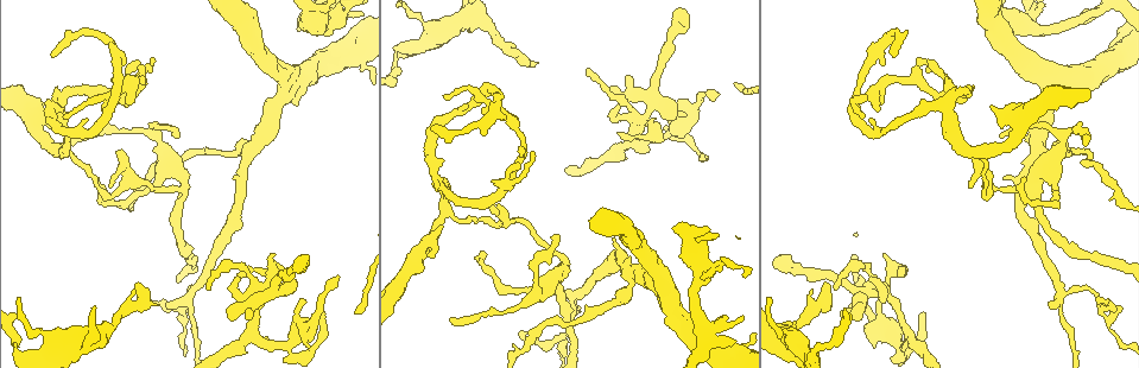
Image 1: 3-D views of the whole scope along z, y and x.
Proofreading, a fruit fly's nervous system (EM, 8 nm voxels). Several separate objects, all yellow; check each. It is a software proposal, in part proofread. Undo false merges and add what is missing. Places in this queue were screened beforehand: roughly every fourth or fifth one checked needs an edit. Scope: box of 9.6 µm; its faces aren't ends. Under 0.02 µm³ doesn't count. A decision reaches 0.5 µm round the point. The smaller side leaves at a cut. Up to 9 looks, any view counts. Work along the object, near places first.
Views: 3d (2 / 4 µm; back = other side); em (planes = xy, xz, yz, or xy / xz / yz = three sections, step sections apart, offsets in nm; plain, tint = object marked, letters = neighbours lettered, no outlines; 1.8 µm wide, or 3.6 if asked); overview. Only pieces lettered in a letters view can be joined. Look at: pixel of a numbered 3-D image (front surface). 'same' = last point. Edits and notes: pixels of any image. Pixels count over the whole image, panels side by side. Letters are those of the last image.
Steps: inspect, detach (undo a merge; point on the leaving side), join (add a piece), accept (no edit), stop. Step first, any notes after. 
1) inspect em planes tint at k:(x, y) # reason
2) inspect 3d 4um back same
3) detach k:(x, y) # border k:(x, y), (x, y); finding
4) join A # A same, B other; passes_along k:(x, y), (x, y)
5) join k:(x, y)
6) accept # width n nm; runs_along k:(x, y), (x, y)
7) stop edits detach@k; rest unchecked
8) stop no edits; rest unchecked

inspect em xy step 8 tint at 1:(110, 78) # an open end

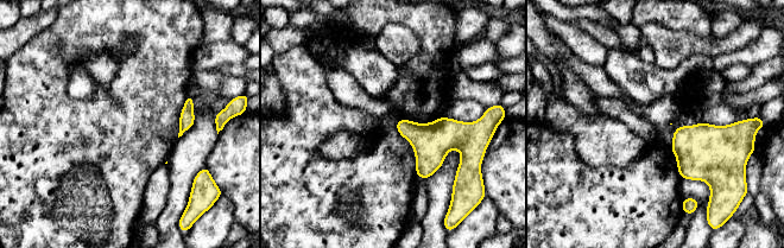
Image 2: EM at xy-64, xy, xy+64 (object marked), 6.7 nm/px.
inspect em planes letters same # cut it another way

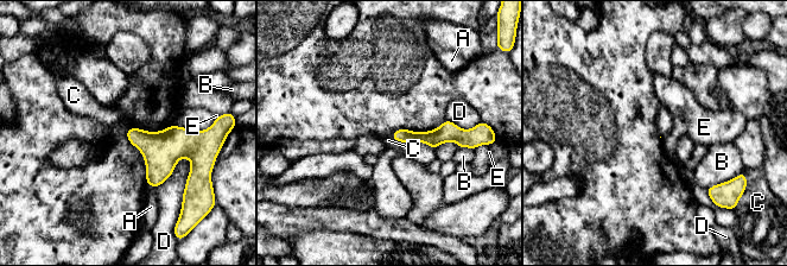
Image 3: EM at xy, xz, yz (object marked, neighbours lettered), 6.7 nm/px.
accept # A other, B other, C other, D other, E other; border 3:(391, 135), (395, 140); none of them fits

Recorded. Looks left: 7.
inspect em 3.6um planes letters at 1:(430, 127) # tapers out

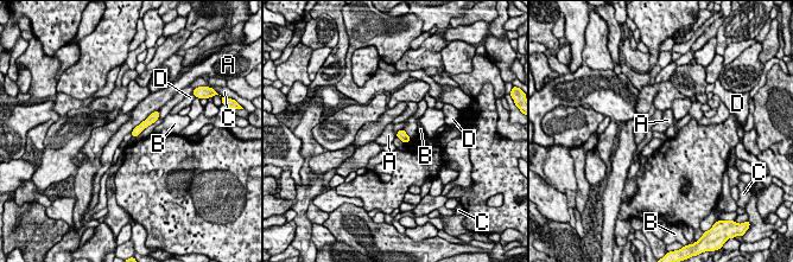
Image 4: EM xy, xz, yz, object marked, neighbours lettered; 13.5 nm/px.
accept # width 120 nm; A other, B other, C other, D other; border 4:(158, 109), (153, 110), (129, 133); no lettered piece goes on from it

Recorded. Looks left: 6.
inspect em yz step 16 letters at 1:(1099, 296) # free end

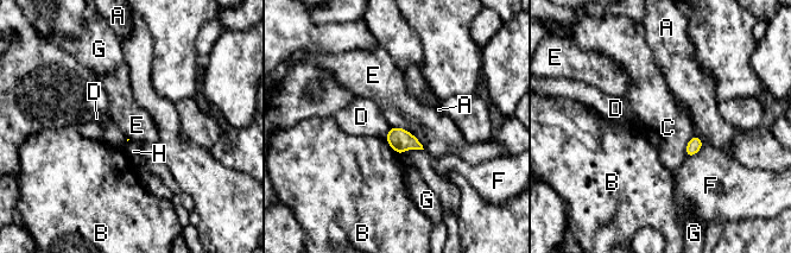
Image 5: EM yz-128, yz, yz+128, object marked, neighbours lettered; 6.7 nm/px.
accept # A other, B other, C other, D other, E other, F other, G other, H other; border 5:(391, 126), (407, 130), (424, 149); none of them fits

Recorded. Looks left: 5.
inspect em 3.6um planes letters at 1:(478, 261) # tapers out

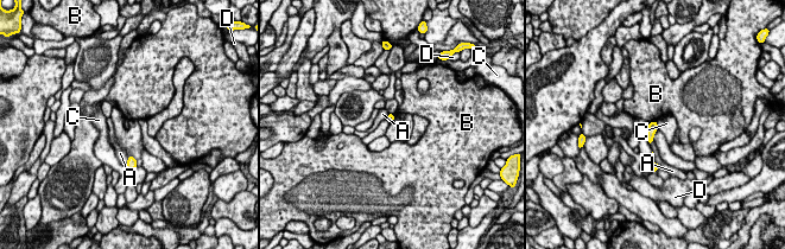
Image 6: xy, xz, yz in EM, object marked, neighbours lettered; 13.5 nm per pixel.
accept # width 100 nm; longest_contact A 130 nm; A other, B other, C other, D other; none of them fits

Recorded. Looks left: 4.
stop no edits; rest unchecked

